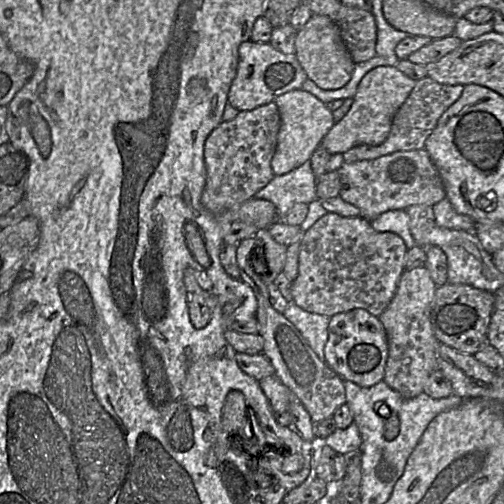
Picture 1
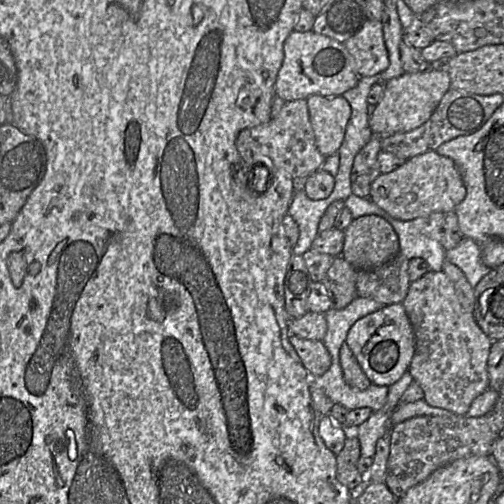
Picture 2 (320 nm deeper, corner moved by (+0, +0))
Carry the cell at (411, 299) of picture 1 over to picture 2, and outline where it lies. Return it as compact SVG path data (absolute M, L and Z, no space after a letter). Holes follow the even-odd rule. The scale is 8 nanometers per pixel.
M428 271L410 283L402 302L413 328L415 351L408 368L424 392L423 400L436 408L465 416L473 400L489 389L487 360L493 341L463 308L445 273Z

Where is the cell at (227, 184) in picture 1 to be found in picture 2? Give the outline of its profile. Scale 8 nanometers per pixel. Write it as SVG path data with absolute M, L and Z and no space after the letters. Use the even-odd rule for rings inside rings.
M306 99L287 101L278 115L268 123L241 130L235 145L240 157L249 167L264 165L272 177L274 172L281 172L294 180L305 180L320 169L326 159L316 146Z

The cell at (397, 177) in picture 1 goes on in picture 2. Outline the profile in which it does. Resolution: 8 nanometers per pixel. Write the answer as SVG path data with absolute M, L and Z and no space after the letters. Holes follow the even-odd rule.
M428 151L407 159L403 165L389 173L380 174L371 184L369 198L392 218L410 221L434 212L443 214L454 212L465 195L465 184L454 161L436 151Z

